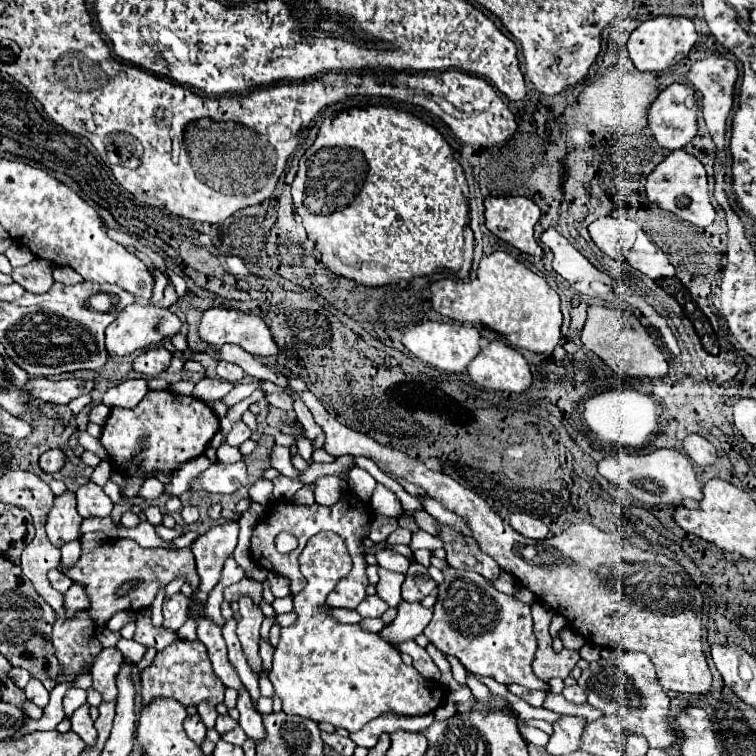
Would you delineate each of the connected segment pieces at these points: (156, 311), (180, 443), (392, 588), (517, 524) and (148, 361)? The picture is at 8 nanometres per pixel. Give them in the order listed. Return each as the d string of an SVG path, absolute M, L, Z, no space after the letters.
M132 303L118 313L118 317L106 327L106 349L110 355L130 355L138 349L146 349L154 343L164 341L168 335L174 335L182 329L182 321L168 309L154 305Z
M148 391L134 409L112 409L100 443L108 449L112 465L122 475L156 475L162 471L172 473L182 463L202 455L218 429L218 417L204 401L172 391Z
M380 569L380 581L376 583L376 595L380 595L382 601L386 601L390 607L396 609L402 601L402 597L400 597L402 581L404 581L404 577L400 573Z
M514 513L510 517L510 525L520 533L520 535L526 535L528 539L536 539L536 541L542 541L548 537L548 527L536 519L536 517L530 517L526 513Z
M152 347L134 359L134 371L144 373L148 377L156 377L168 369L170 359L170 351L166 351L164 347Z

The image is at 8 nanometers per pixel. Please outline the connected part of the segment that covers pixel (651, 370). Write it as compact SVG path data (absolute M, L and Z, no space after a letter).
M588 307L588 319L582 329L582 343L596 353L608 367L630 377L662 377L668 373L668 363L656 341L650 337L640 319L630 311L612 307Z

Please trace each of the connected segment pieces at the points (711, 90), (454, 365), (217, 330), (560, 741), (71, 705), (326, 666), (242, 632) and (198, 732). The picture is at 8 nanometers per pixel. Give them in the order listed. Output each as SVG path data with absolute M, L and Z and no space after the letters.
M706 57L702 61L696 61L688 73L688 81L702 93L702 113L704 113L704 121L706 127L716 143L718 149L718 159L724 153L724 135L726 135L726 119L728 113L732 111L732 97L734 97L734 85L738 79L738 69L734 65L734 61L724 59L724 57Z
M428 321L410 327L402 333L402 345L416 355L420 361L452 373L464 373L468 363L478 355L480 351L480 333L472 325L462 323L442 323L442 321Z
M212 307L212 309L206 309L204 315L202 315L202 321L200 321L200 337L204 341L208 341L210 345L214 347L222 347L226 343L232 343L232 345L238 345L240 349L252 353L252 355L258 355L258 357L270 357L270 355L280 355L280 347L276 345L274 337L272 337L272 331L268 329L268 325L264 323L262 317L256 317L256 315L250 315L250 313L242 313L242 311L236 311L236 309L226 309L226 307Z
M562 715L552 727L554 727L554 735L546 745L550 755L568 755L580 749L580 737L586 727L586 719Z
M70 687L66 691L66 697L64 697L64 713L66 717L70 719L72 713L82 707L86 703L86 689L80 689L80 687Z
M330 531L314 535L300 555L300 571L308 583L294 595L298 619L282 629L280 643L274 649L274 665L268 673L284 711L316 723L326 721L346 731L358 731L388 711L410 717L434 711L444 699L442 683L428 681L414 667L404 665L396 647L376 633L360 625L344 625L324 609L326 595L350 569L352 559L342 537Z
M240 597L238 599L240 605L240 619L238 619L238 639L242 643L244 655L248 659L248 663L252 665L254 671L262 673L262 659L258 655L258 641L260 641L260 623L264 621L262 609L258 605L254 605L254 601L250 601L250 597Z
M188 715L184 721L184 729L186 729L188 737L198 745L202 745L202 741L206 739L206 727L204 727L200 715Z

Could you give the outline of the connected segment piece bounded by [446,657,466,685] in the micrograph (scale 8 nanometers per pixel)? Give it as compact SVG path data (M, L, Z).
M446 657L450 661L450 667L452 667L452 675L456 677L458 683L466 685L466 669L462 667L462 663L456 659L456 657Z

